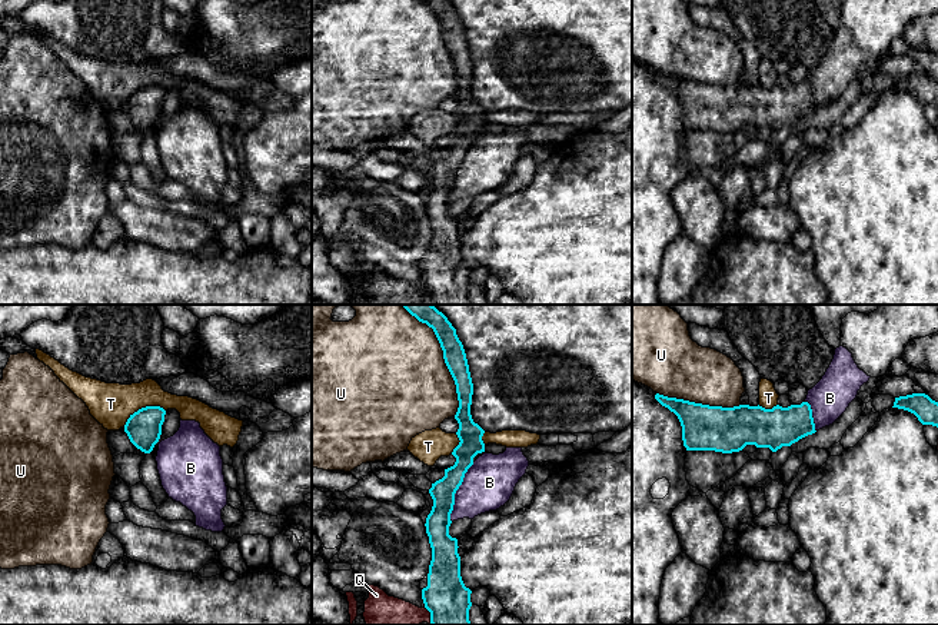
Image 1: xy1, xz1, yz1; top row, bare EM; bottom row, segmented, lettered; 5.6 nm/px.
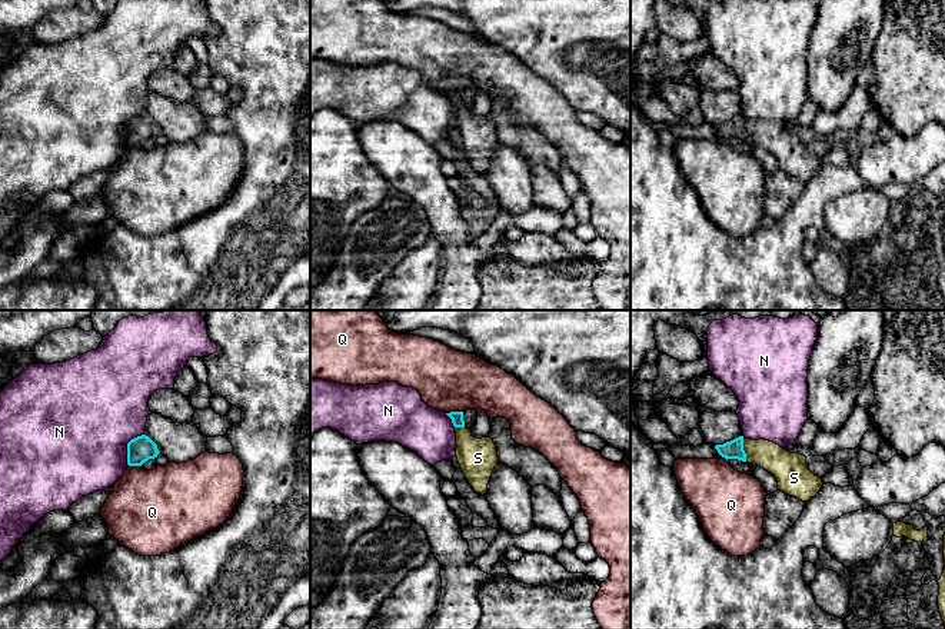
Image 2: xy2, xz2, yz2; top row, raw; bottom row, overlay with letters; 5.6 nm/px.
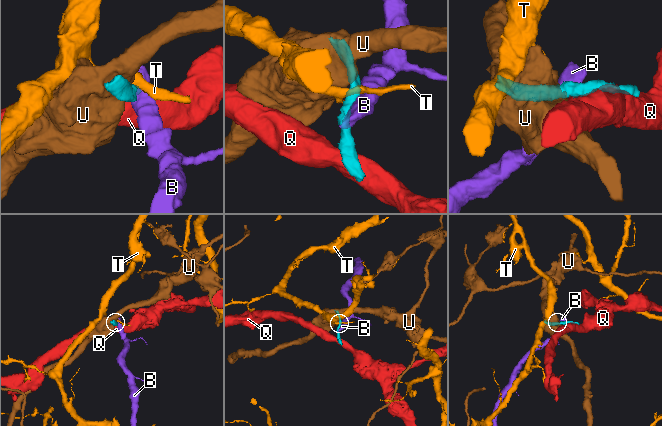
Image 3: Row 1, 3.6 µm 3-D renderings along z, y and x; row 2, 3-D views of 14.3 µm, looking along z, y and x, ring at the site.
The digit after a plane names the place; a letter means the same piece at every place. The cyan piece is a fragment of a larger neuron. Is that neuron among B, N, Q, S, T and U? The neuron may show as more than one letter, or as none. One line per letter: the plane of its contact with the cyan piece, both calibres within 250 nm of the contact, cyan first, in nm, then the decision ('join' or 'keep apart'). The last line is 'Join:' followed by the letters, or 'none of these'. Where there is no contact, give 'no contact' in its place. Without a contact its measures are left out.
B: contact in xz1; calibres 140 and 280 nm; keep apart
N: contact in xy2; calibres 150 and 500 nm; keep apart
Q: contact in xz2; calibres 70 and 360 nm; keep apart
S: contact in yz2; calibres 110 and 160 nm; join
T: contact in xy1; calibres 200 and 240 nm; keep apart
U: contact in xz1; calibres 130 and 500 nm; keep apart
Join: S

